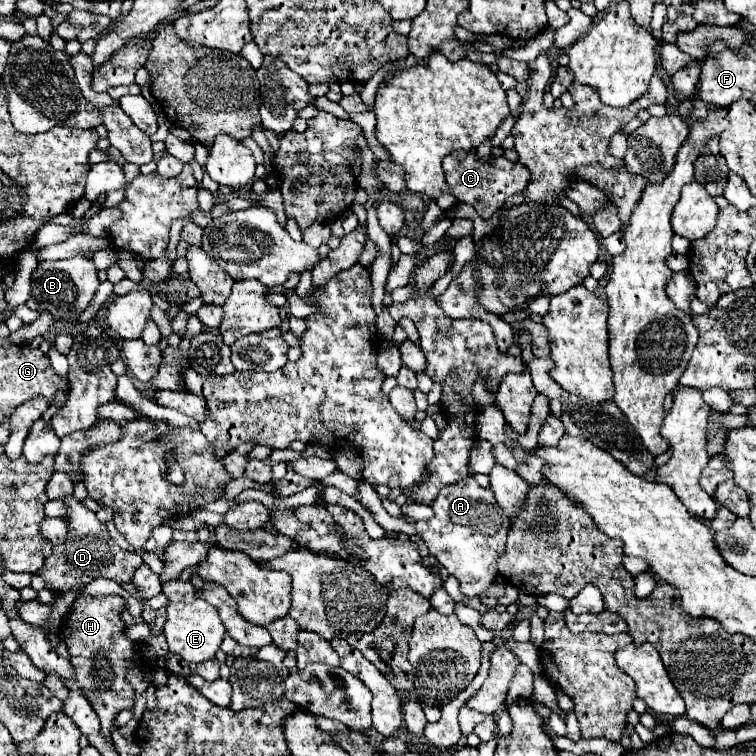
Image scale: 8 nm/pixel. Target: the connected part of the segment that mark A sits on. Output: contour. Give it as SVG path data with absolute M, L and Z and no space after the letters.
M472 476L448 484L440 490L434 506L434 518L420 520L414 524L416 534L426 542L428 550L436 560L458 578L460 588L466 596L478 596L498 576L496 560L504 552L510 518L496 504L492 492L482 488Z

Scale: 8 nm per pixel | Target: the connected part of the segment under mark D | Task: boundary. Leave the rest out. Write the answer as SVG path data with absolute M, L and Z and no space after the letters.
M68 496L64 498L64 502L68 506L66 518L68 518L70 532L66 542L52 548L52 554L46 558L44 566L40 568L40 576L46 580L46 588L52 592L68 592L76 584L86 586L92 578L98 578L98 576L112 578L116 582L130 582L132 572L136 572L136 568L144 564L140 554L122 550L118 544L114 544L106 530L106 524L98 522L96 514L86 506L82 506L78 498Z

